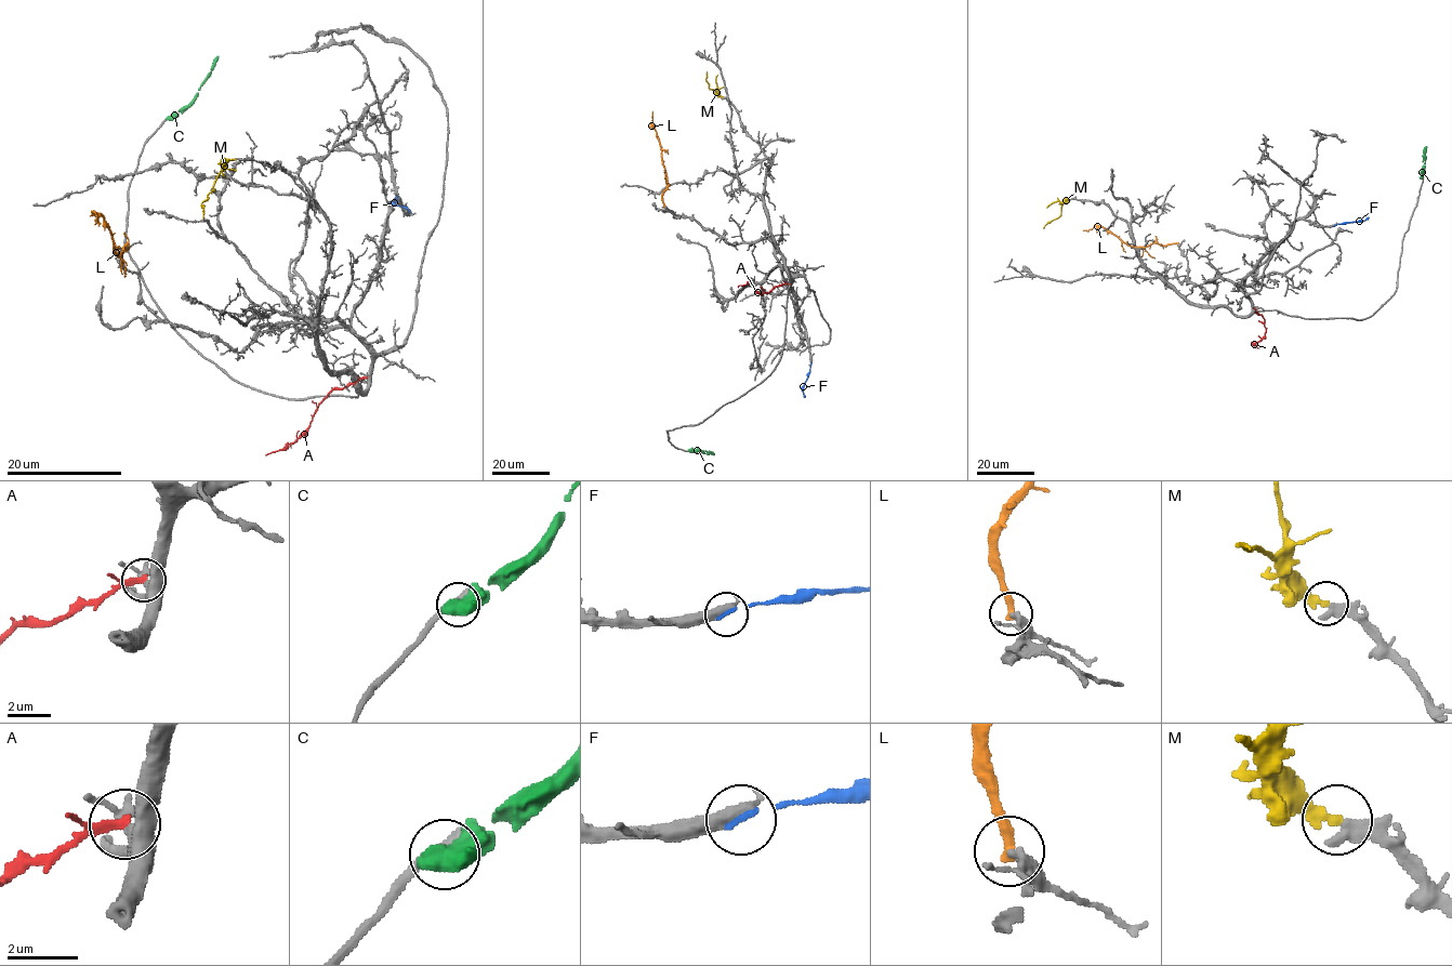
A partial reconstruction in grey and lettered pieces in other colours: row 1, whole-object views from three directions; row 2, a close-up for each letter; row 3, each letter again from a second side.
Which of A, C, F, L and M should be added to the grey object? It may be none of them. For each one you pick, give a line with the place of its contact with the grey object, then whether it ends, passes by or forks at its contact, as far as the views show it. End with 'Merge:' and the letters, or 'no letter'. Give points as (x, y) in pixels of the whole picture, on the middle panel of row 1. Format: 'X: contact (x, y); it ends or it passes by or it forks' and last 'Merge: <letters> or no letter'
M: contact (723, 96); it ends
Merge: M

